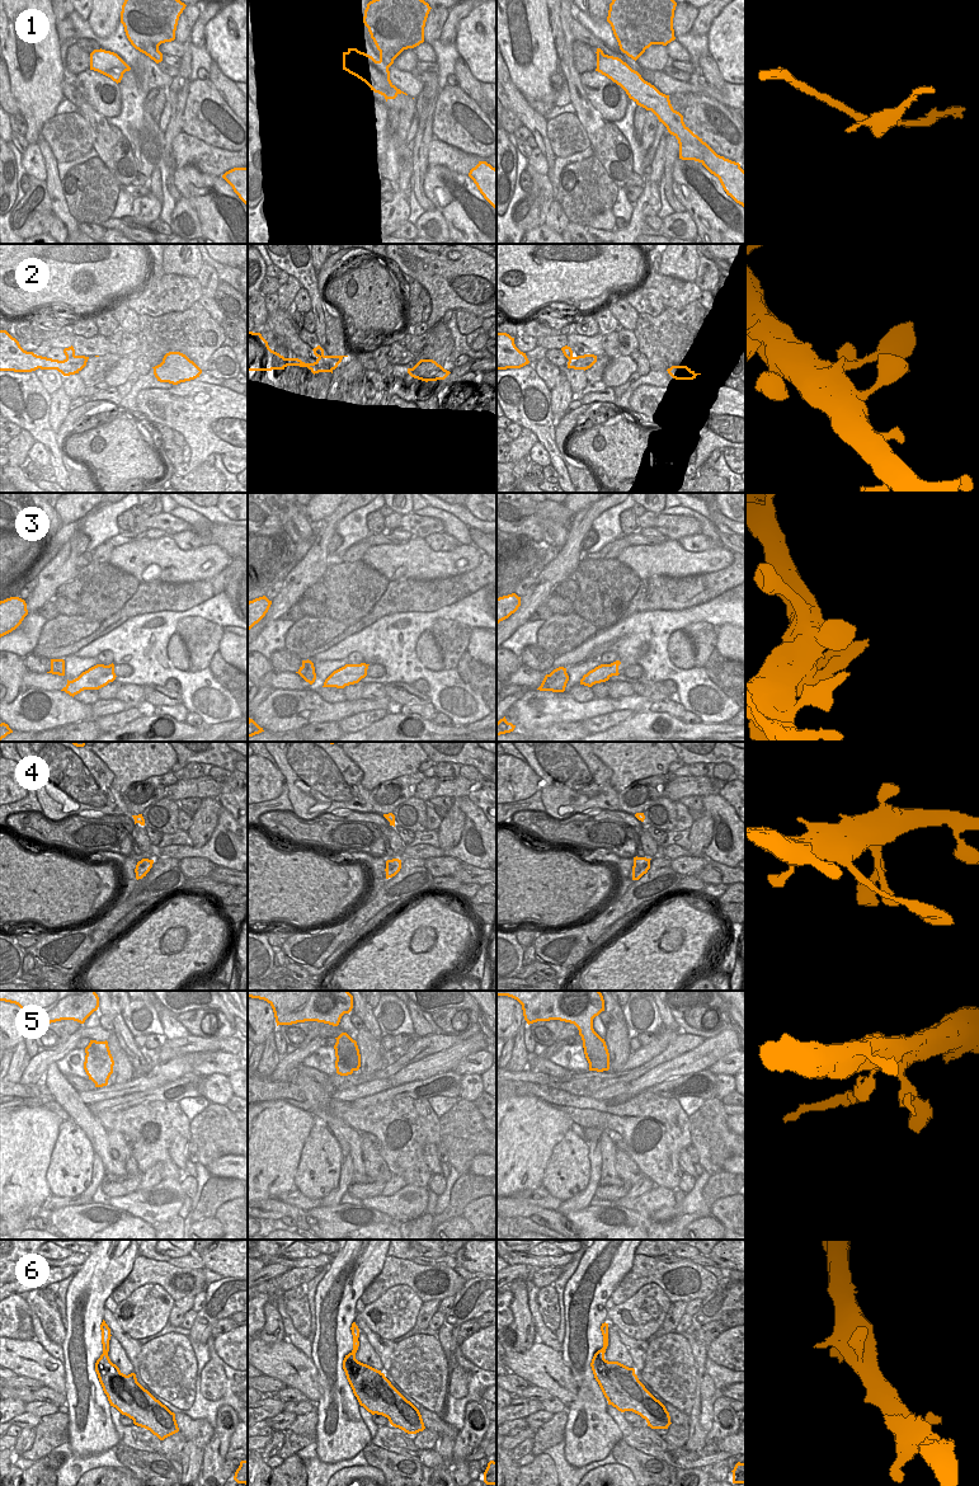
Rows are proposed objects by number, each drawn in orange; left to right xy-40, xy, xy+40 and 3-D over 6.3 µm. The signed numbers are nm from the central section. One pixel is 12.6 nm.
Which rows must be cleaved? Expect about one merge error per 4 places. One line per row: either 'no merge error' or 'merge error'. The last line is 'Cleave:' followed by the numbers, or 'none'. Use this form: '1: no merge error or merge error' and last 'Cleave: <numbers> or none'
1: merge error
2: no merge error
3: no merge error
4: no merge error
5: merge error
6: no merge error
Cleave: 1, 5

